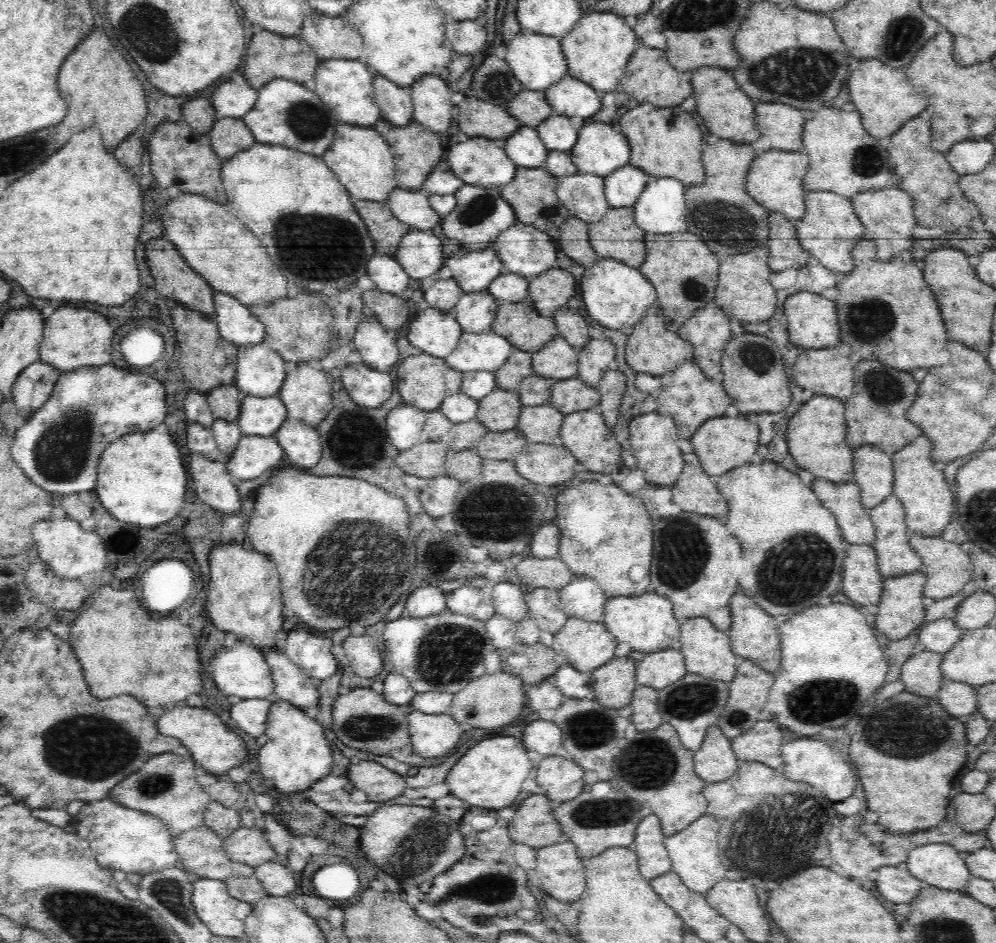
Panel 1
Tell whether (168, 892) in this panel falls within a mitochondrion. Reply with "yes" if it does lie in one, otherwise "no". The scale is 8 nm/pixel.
yes

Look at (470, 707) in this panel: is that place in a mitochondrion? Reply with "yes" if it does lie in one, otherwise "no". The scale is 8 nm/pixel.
yes

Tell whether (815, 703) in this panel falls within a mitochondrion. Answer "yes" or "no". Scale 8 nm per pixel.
yes

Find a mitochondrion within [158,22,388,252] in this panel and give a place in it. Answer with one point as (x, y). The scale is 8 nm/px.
(307, 121)

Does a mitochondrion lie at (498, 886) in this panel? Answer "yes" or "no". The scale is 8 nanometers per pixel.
yes

